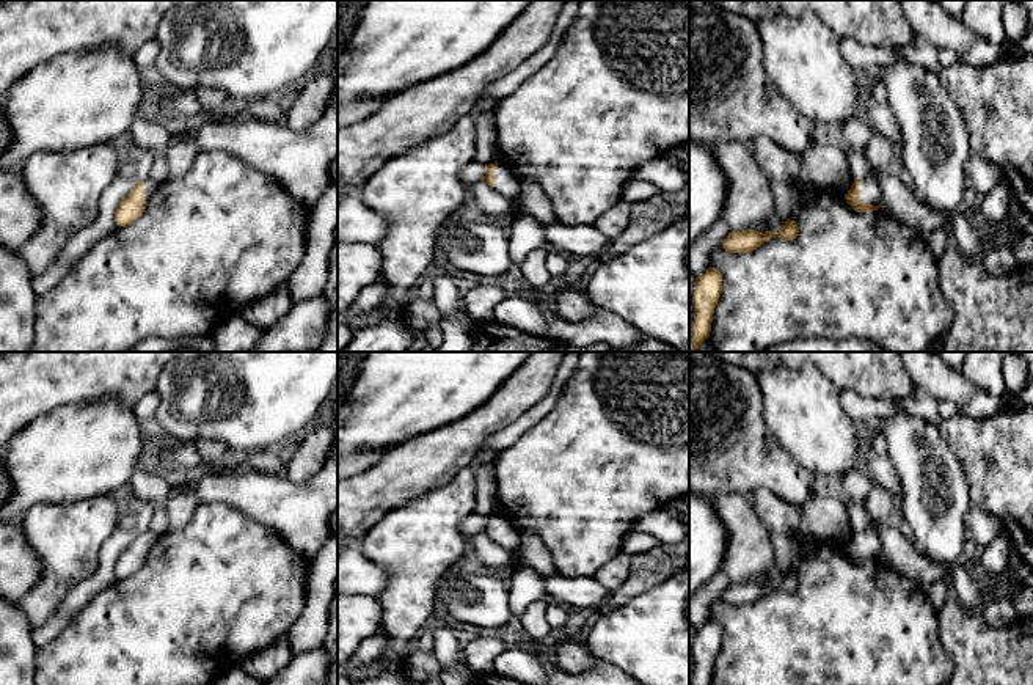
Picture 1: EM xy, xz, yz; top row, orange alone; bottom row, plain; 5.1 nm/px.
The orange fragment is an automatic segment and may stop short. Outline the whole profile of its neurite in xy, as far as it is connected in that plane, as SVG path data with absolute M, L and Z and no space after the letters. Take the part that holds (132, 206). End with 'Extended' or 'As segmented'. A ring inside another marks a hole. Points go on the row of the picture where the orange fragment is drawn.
M151 178L144 181L137 181L130 193L122 198L115 211L115 222L118 226L127 226L140 218L146 209L146 203L151 200L154 190L157 189L157 182Z. Extended

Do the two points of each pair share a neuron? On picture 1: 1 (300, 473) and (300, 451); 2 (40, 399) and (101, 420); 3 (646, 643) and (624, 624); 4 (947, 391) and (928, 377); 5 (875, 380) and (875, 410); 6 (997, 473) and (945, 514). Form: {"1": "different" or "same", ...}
{"1": "same", "2": "different", "3": "same", "4": "same", "5": "different", "6": "different"}

